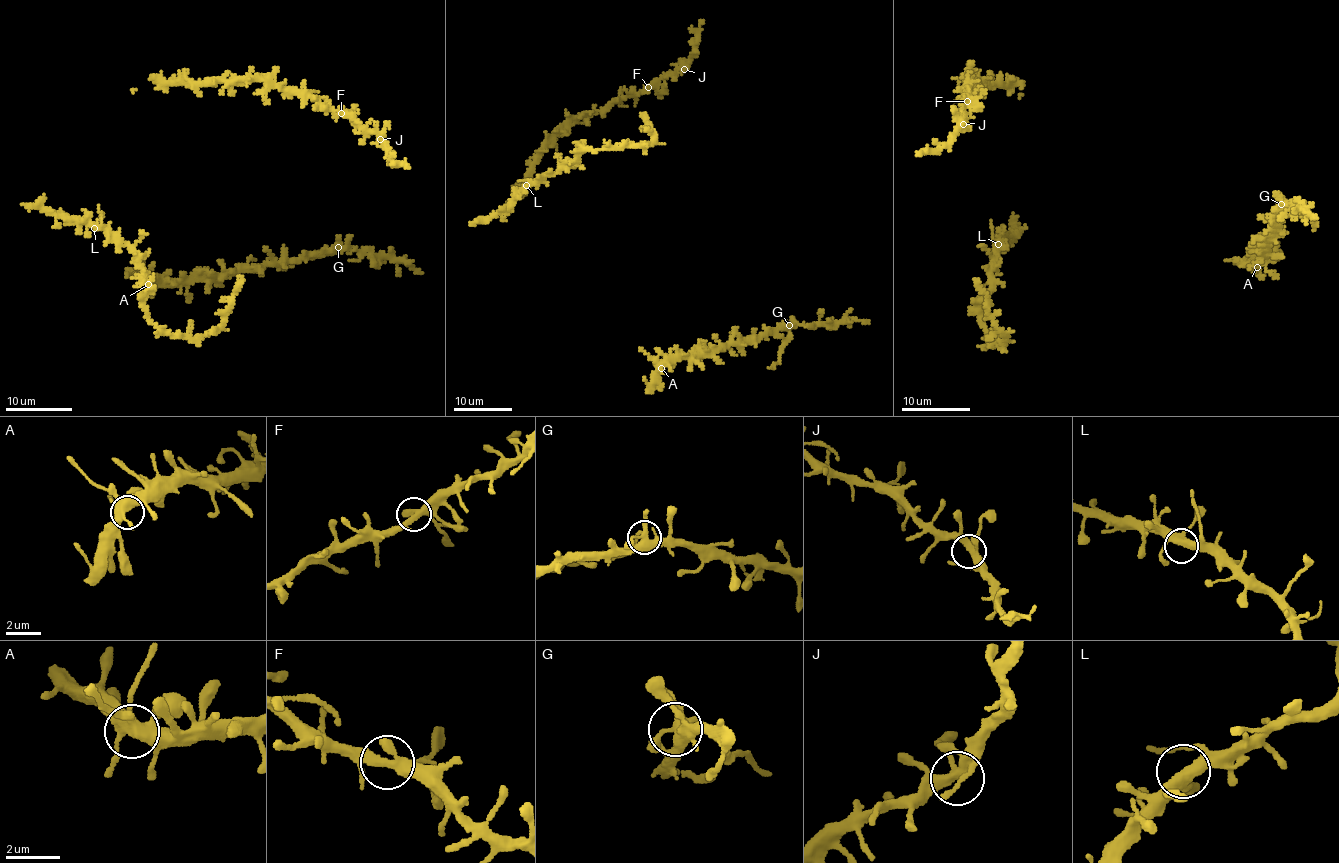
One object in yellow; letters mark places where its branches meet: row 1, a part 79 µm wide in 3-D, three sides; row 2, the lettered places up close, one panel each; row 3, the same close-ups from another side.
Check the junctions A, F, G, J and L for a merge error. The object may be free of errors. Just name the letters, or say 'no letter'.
G

